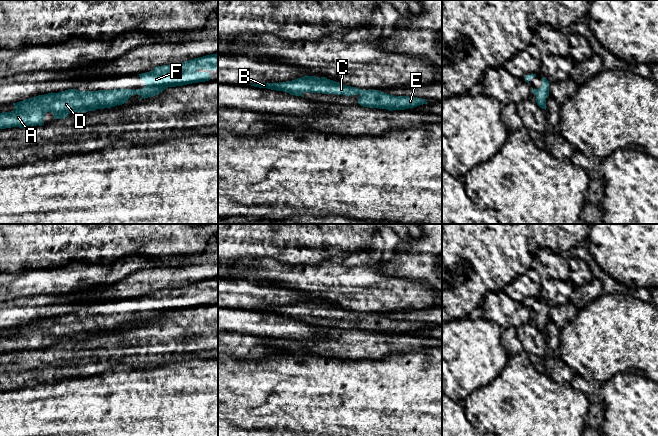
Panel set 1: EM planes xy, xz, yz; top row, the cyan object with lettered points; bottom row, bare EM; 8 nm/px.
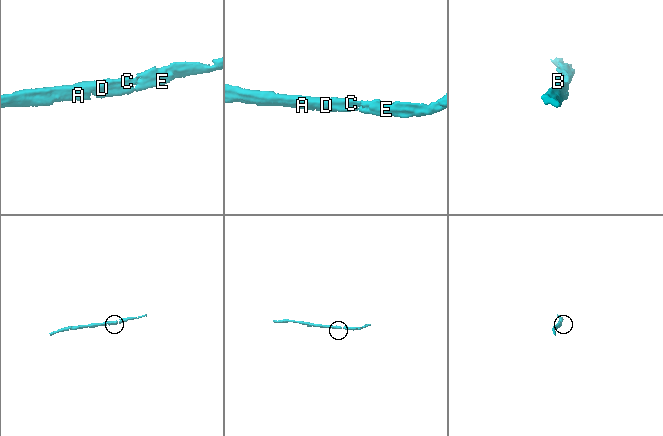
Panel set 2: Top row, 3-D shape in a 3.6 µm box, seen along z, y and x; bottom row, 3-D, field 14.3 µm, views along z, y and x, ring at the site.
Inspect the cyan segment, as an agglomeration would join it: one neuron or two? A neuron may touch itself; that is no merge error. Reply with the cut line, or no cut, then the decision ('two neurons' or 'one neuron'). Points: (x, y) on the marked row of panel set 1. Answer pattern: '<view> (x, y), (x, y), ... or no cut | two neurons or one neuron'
no cut | one neuron

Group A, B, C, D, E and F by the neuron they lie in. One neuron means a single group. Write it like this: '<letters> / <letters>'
A B C D E F

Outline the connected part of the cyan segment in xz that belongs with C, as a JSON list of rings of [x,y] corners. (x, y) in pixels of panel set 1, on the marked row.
[[[307,76],[292,81],[279,83],[251,84],[259,88],[267,88],[276,91],[287,92],[290,95],[301,96],[306,92],[335,94],[335,95],[360,95],[358,104],[363,107],[393,110],[405,110],[419,105],[427,104],[427,99],[409,96],[394,96],[379,90],[362,90],[356,87],[327,79],[325,77]]]

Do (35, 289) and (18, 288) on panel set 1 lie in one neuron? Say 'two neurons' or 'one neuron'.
one neuron

